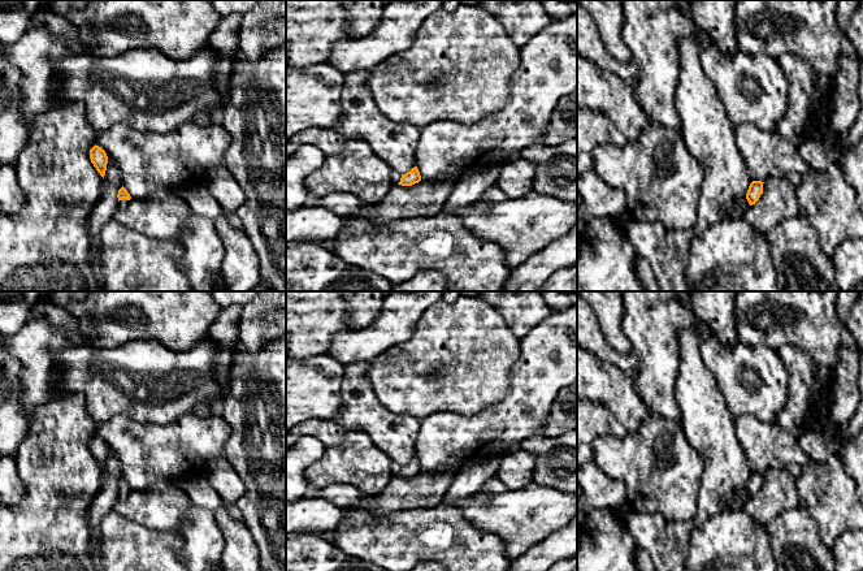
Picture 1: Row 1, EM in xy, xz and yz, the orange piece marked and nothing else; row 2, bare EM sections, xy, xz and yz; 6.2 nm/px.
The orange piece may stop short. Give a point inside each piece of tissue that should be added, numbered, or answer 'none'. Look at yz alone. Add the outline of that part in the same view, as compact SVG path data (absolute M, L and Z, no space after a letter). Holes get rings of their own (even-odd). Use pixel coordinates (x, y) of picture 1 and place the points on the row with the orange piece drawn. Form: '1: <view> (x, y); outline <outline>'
1: yz (736, 210); outline M734 199L728 207L727 207L727 219L728 220L738 220L741 217L743 217L745 211L749 207L749 202L746 200L740 200L740 199Z

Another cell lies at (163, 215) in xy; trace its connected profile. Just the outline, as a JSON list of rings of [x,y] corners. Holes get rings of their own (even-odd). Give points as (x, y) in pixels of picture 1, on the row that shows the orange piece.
[[[161,190],[142,199],[131,198],[126,208],[117,208],[113,220],[152,239],[177,241],[191,213],[177,193]]]

